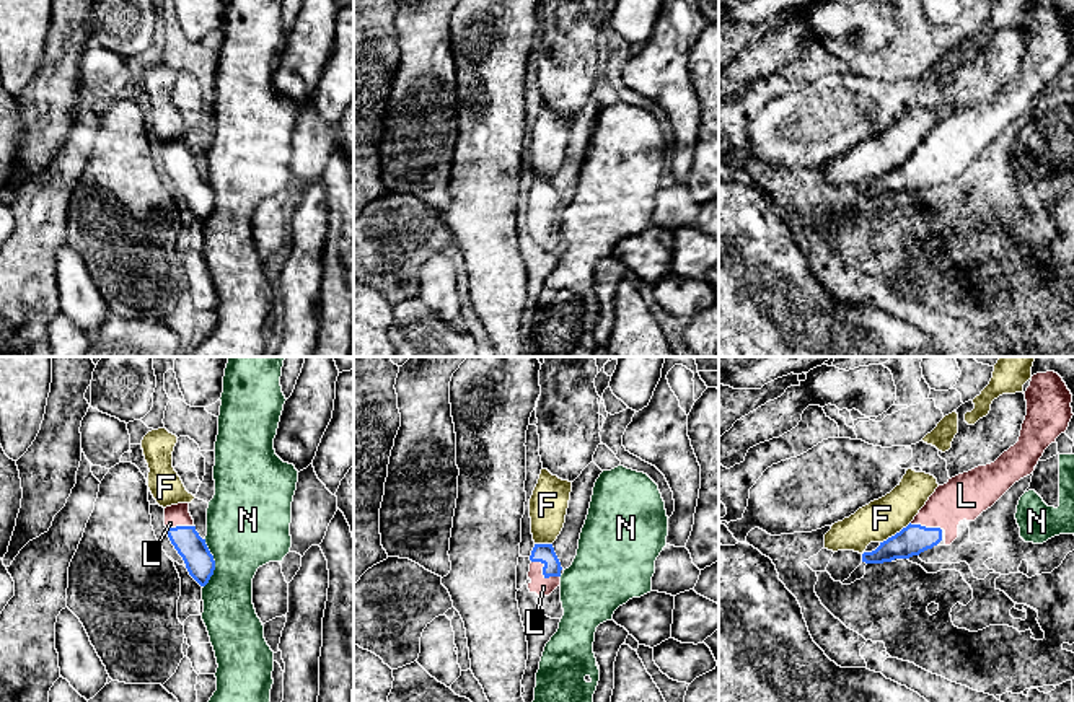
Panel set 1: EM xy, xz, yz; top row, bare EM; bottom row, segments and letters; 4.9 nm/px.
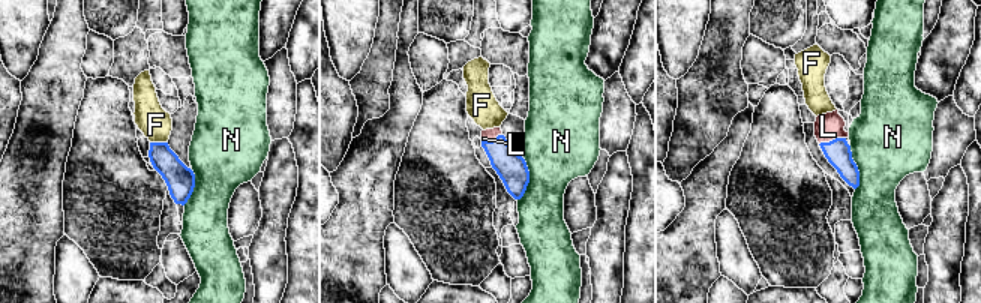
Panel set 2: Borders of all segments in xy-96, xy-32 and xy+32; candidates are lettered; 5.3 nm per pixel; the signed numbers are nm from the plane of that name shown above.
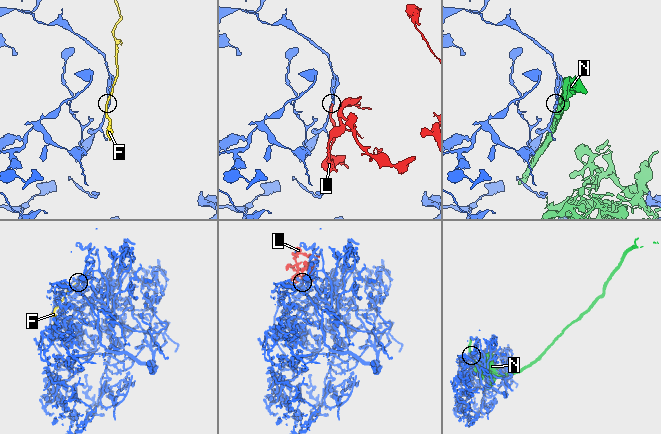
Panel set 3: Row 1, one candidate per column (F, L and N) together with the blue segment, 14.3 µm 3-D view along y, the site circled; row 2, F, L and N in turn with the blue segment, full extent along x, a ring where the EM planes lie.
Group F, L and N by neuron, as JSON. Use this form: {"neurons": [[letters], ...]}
{"neurons": [["F"], ["L"], ["N"]]}

